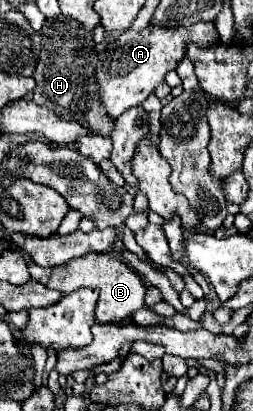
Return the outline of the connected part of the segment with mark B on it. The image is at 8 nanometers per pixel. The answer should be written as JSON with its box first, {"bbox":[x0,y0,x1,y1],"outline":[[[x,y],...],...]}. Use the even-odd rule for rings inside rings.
{"bbox":[47,251,147,323],"outline":[[[91,251],[87,255],[71,259],[69,263],[53,269],[53,275],[47,285],[51,289],[63,291],[63,293],[71,293],[79,287],[99,289],[99,303],[97,303],[97,311],[95,311],[99,323],[119,323],[119,321],[127,319],[129,315],[133,315],[135,311],[139,311],[141,307],[145,307],[147,289],[145,289],[141,277],[125,261],[121,261],[119,257],[115,257],[111,253]]]}

